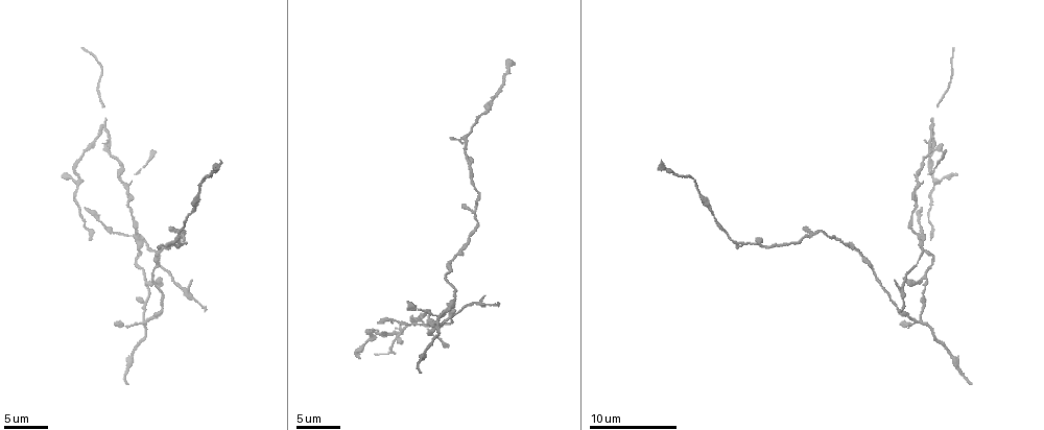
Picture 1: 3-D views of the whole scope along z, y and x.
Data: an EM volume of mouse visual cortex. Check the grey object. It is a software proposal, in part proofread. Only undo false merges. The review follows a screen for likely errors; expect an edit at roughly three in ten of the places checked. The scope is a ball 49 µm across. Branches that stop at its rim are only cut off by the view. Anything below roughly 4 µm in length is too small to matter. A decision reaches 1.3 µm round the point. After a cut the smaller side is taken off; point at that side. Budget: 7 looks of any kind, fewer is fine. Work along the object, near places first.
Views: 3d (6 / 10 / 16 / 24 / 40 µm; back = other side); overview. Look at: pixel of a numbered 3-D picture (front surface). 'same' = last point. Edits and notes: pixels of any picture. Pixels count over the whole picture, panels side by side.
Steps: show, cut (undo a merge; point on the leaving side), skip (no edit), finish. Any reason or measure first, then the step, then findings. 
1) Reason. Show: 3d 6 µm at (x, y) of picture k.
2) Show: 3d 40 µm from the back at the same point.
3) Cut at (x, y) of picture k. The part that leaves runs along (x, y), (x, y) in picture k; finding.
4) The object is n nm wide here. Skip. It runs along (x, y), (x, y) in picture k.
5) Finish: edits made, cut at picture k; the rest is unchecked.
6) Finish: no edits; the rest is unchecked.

Sudden change in width. Show: 3d 16 µm at (920, 162) of picture 1.

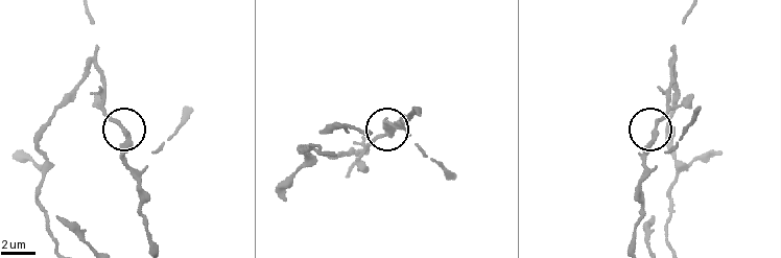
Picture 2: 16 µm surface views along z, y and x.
Skip. All the same cell.

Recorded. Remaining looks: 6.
Arms part here. Show: 3d 10 µm at (99, 128) of picture 1.

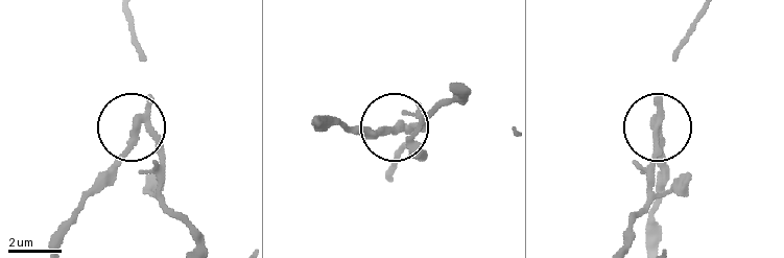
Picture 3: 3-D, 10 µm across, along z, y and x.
3 arms meet here. Cut at (122, 151) of picture 3. The part that leaves runs along (141, 121), (63, 240) in picture 3; two cells meet here.

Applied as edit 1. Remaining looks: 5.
Calibre changes. Show: 3d 10 µm at (774, 245) of picture 1.

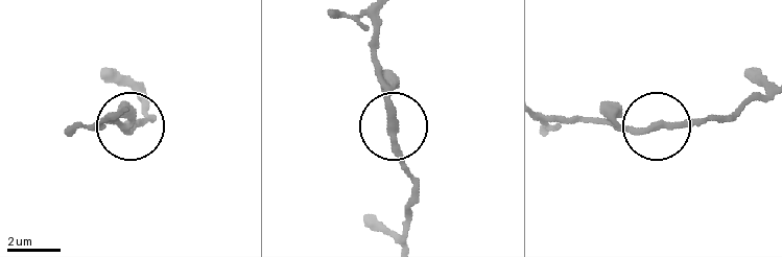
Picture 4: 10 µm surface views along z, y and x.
Show: 3d 10 µm from the back at (660, 127) of picture 4.

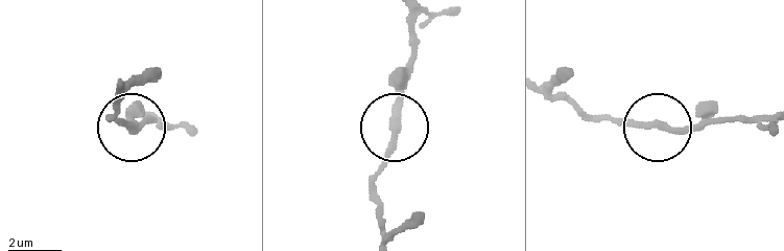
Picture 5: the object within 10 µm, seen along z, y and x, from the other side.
Skip. It runs along (543, 90), (631, 123), (691, 131), (716, 123) in picture 5; one cell here.

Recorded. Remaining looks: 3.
Finish: edits made, cut at picture 3; the rest is unchecked.

